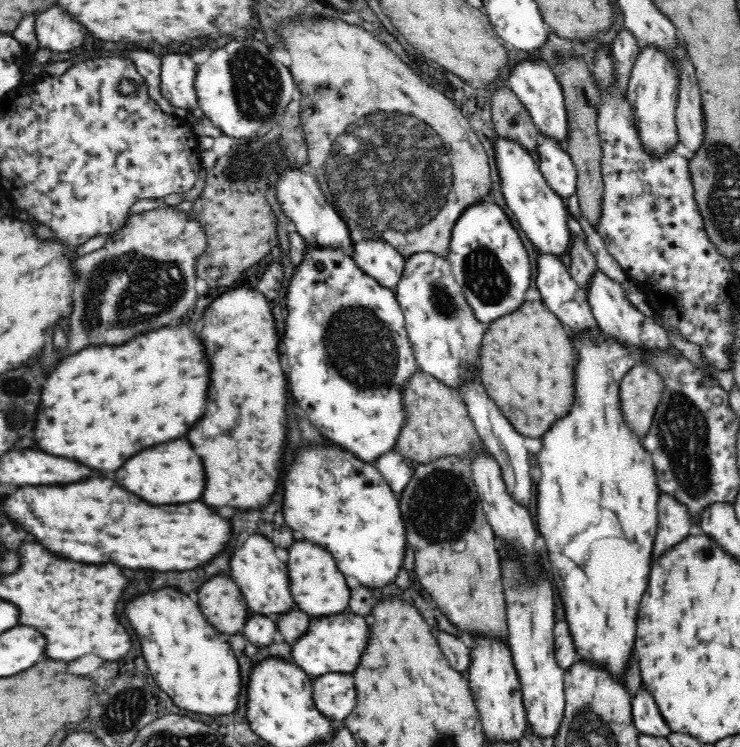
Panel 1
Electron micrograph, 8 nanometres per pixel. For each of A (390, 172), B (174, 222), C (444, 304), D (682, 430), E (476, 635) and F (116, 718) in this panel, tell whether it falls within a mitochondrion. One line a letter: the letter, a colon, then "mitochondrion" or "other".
A: mitochondrion
B: other
C: mitochondrion
D: mitochondrion
E: other
F: mitochondrion

